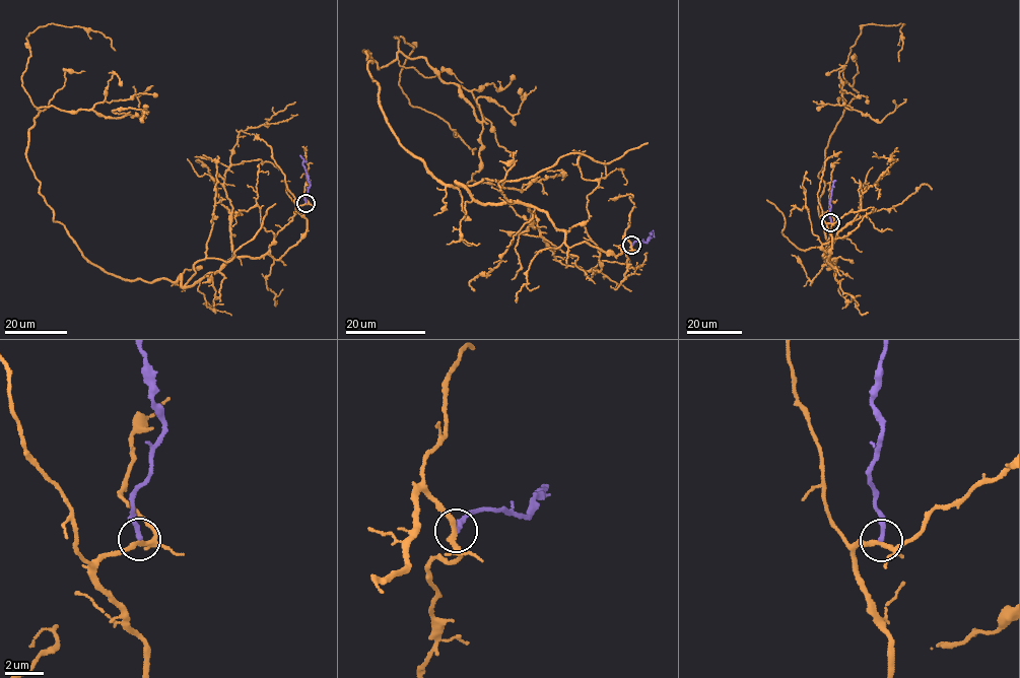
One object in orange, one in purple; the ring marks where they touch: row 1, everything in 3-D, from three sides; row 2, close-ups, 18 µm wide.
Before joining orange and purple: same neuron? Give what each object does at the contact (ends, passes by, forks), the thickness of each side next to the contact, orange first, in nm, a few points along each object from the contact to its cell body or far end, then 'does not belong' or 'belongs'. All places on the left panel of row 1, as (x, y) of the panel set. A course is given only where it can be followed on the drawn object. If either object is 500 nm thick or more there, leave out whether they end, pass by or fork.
orange passes by | purple ends | 240/240 nm | orange via (306, 203), (279, 259), (190, 286), (84, 257), (28, 162), (26, 39), (79, 26), (115, 51) | purple via (306, 202), (304, 195), (310, 185), (300, 154) | does not belong

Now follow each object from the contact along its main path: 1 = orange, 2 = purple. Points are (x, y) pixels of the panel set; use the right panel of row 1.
1: (830, 223), (827, 269), (836, 259), (818, 176), (858, 95), (842, 73), (861, 27), (903, 23), (898, 61)
2: (830, 222), (830, 199), (835, 180)

